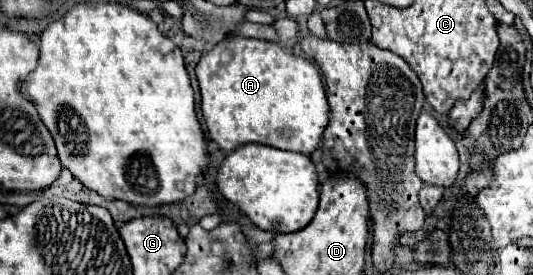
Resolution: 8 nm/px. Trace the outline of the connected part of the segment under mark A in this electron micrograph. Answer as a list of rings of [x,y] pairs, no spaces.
[[[229,37],[217,43],[209,53],[201,57],[195,67],[195,75],[201,89],[201,111],[209,131],[209,139],[215,141],[225,153],[235,151],[239,145],[259,143],[283,151],[297,151],[311,155],[329,123],[329,105],[325,87],[317,67],[293,53],[283,51],[279,43],[247,37]]]

